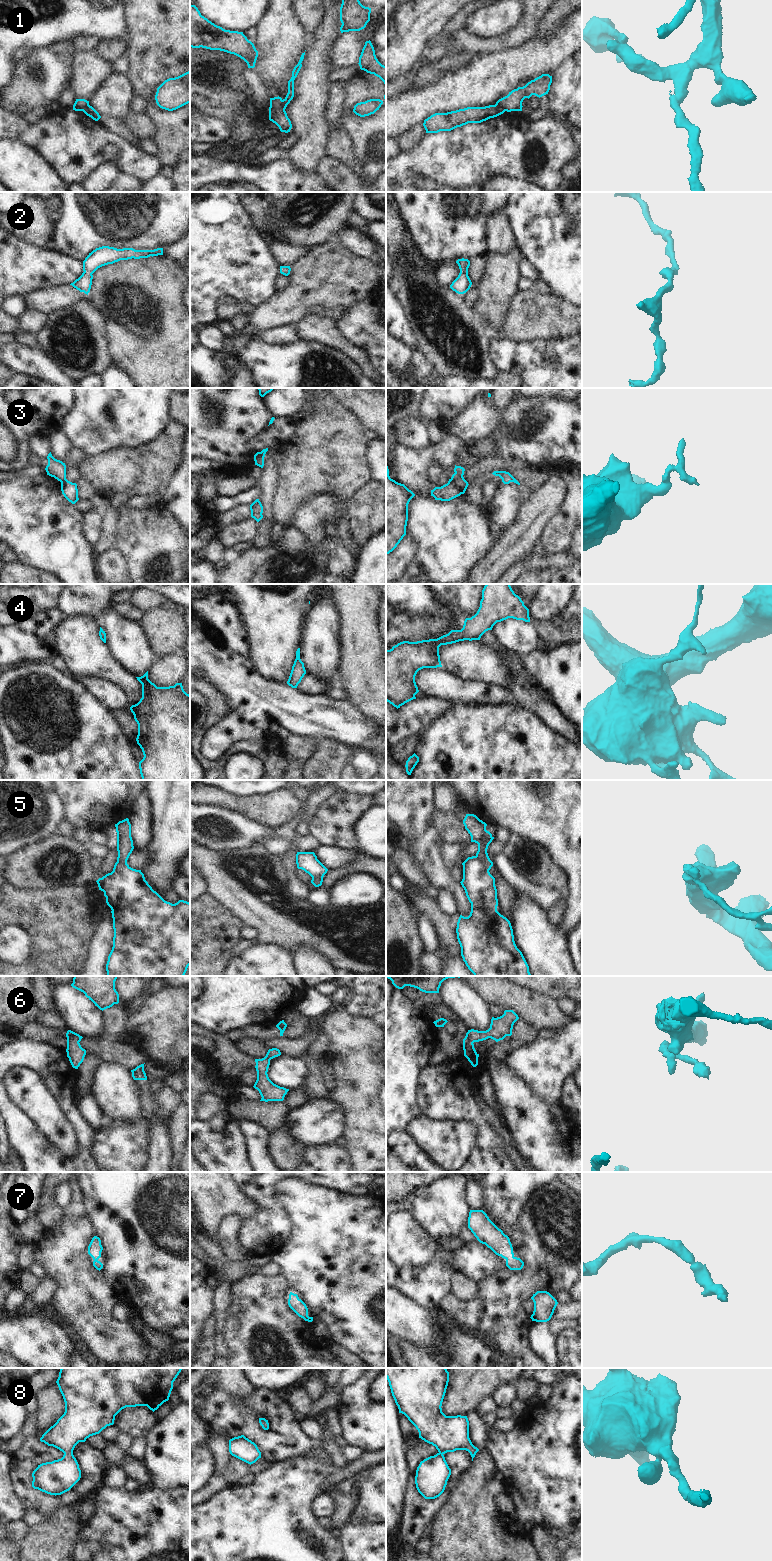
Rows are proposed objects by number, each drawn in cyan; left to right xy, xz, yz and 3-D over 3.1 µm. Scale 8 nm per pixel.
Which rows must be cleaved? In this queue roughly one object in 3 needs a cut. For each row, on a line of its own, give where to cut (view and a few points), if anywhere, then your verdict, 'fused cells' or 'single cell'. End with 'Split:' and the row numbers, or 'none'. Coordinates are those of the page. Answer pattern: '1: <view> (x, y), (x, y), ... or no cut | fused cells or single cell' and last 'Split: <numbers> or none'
1: yz (495, 104), (506, 110) | fused cells
2: no cut | single cell
3: yz (462, 475), (451, 479) | fused cells
4: no cut | single cell
5: yz (475, 856), (488, 871) | fused cells
6: yz (466, 1033), (467, 1037), (473, 1042) | fused cells
7: no cut | single cell
8: no cut | single cell
Split: 1, 3, 5, 6

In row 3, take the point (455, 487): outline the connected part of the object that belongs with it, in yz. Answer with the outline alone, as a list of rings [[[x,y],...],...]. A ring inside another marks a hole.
[[[463,476],[457,479],[449,479],[447,484],[441,487],[435,487],[431,490],[431,496],[433,496],[435,500],[450,501],[464,494],[468,485],[468,482]]]

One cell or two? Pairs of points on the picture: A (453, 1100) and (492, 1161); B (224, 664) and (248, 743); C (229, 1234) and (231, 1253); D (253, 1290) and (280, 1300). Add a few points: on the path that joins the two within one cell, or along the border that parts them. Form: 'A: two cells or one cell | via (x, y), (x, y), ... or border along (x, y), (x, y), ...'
A: one cell | via (469, 1113), (483, 1127), (487, 1138), (487, 1145)
B: two cells | border along (268, 729), (260, 738), (242, 738), (226, 749)
C: one cell | via (229, 1239), (231, 1248)
D: one cell | via (260, 1297), (263, 1300), (273, 1300)

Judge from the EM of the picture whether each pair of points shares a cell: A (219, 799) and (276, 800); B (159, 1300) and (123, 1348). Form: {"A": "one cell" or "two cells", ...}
{"A": "one cell", "B": "two cells"}

